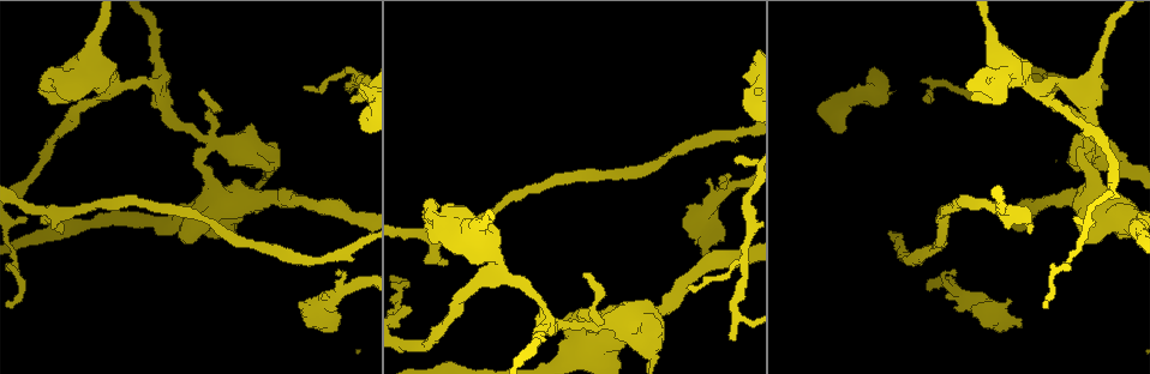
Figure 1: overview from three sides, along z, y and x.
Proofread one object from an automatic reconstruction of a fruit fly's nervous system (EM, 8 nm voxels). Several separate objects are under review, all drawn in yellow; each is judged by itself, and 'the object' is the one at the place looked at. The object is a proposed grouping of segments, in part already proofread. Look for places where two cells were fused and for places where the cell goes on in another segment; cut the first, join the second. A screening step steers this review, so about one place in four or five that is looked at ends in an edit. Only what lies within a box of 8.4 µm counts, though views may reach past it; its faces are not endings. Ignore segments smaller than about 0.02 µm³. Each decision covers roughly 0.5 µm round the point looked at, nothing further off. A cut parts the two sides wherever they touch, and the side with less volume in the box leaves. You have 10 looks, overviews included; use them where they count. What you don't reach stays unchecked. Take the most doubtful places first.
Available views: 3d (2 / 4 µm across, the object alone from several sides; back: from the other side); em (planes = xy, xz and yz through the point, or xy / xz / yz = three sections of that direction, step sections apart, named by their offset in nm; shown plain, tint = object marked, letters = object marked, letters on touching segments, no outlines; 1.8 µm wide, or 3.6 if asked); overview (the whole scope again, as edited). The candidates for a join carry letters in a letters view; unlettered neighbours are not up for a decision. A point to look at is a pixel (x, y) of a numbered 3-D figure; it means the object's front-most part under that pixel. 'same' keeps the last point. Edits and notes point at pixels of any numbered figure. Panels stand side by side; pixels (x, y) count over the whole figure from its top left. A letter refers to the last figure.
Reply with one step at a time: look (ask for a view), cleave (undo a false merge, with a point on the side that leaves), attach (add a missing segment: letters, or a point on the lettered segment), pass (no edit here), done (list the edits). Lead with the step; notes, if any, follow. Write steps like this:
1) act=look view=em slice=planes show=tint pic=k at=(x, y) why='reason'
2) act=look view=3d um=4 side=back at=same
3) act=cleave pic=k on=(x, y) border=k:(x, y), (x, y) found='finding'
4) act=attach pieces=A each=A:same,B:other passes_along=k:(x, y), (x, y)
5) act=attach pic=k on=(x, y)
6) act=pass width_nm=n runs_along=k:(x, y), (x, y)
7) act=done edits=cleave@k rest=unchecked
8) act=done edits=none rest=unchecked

act=look view=em um=3.6 slice=planes show=letters pic=1 at=(1100, 224) why='sudden change in width'

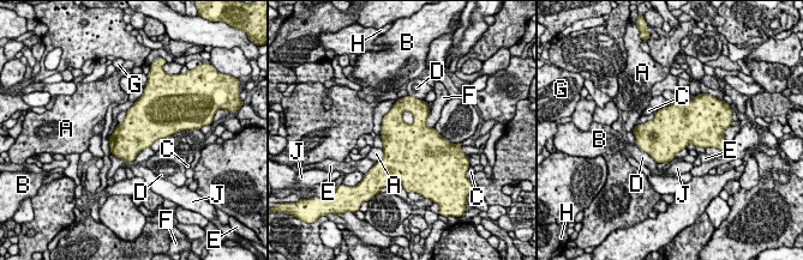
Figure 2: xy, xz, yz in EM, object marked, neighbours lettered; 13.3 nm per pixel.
act=pass longest_contact=D:380nm each=A:other,B:other,C:other,D:other,E:other,F:other,G:other,H:other,J:other border=2:(430, 110), (427, 125), (431, 128) found='all the same cell'

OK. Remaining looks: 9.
act=look view=3d um=4 side=back pic=1 at=(745, 76) why='end of a long branch'

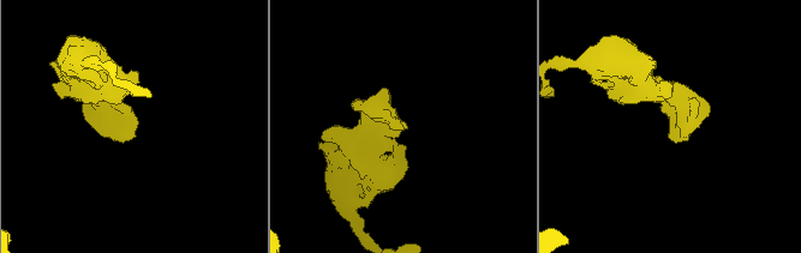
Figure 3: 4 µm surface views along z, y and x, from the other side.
act=look view=em slice=xz step=4 show=tint pic=3 at=(670, 139)

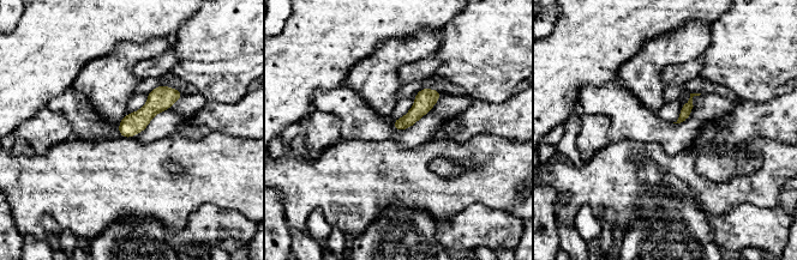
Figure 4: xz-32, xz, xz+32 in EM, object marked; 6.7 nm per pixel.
act=look view=em slice=planes show=letters at=same

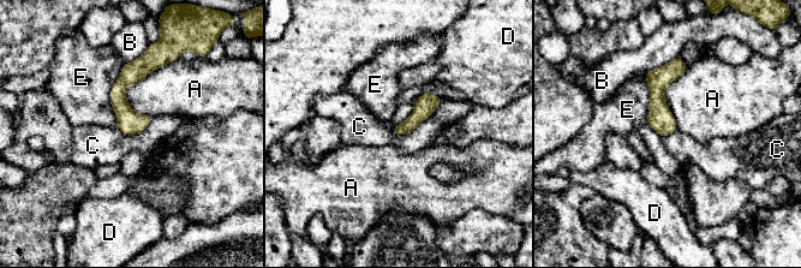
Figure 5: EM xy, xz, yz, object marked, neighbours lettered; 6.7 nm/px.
act=pass each=A:other,B:other,C:other,D:other,E:other border=5:(426, 118), (408, 132), (393, 134) found='none of them fits'

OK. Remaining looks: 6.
act=look view=em slice=xz step=4 show=tint pic=1 at=(655, 347) why='calibre changes'

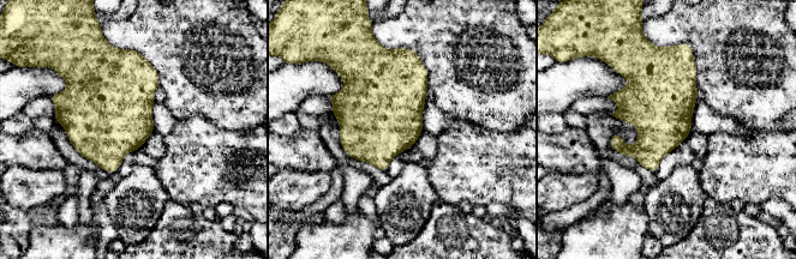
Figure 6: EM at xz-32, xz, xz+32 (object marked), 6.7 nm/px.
act=look view=em slice=planes show=letters at=same why='cut it another way'

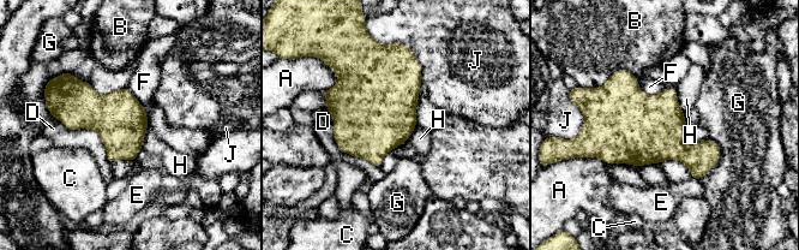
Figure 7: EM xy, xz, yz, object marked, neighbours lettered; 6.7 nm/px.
act=pass width_nm=360 longest_contact=D:550nm each=A:other,B:other,C:other,D:other,E:other,F:other,G:other,H:other,J:other found='one cell here'

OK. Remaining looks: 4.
act=look view=em slice=yz step=8 show=letters pic=1 at=(1108, 88)

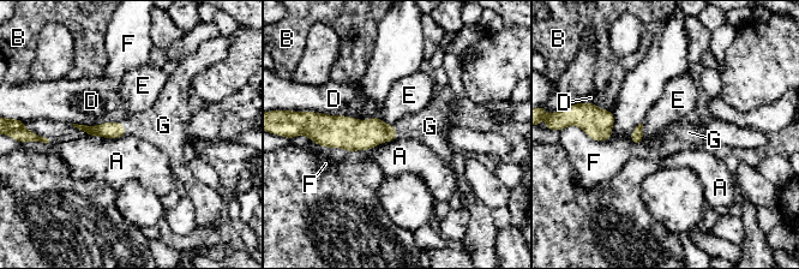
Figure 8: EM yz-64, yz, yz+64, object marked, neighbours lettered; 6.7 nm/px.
act=look view=em slice=planes show=letters at=same why='cut it another way'

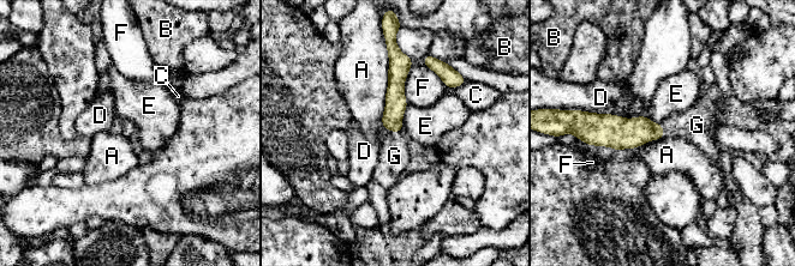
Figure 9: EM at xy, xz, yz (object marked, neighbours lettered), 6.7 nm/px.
act=attach pieces=G each=A:other,B:other,C:other,D:other,E:other,F:other,G:same passes_along=9:(395, 103), (393, 131), (394, 156) found='the cell continues'

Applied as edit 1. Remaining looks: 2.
act=done edits=attach@9 rest=unchecked

